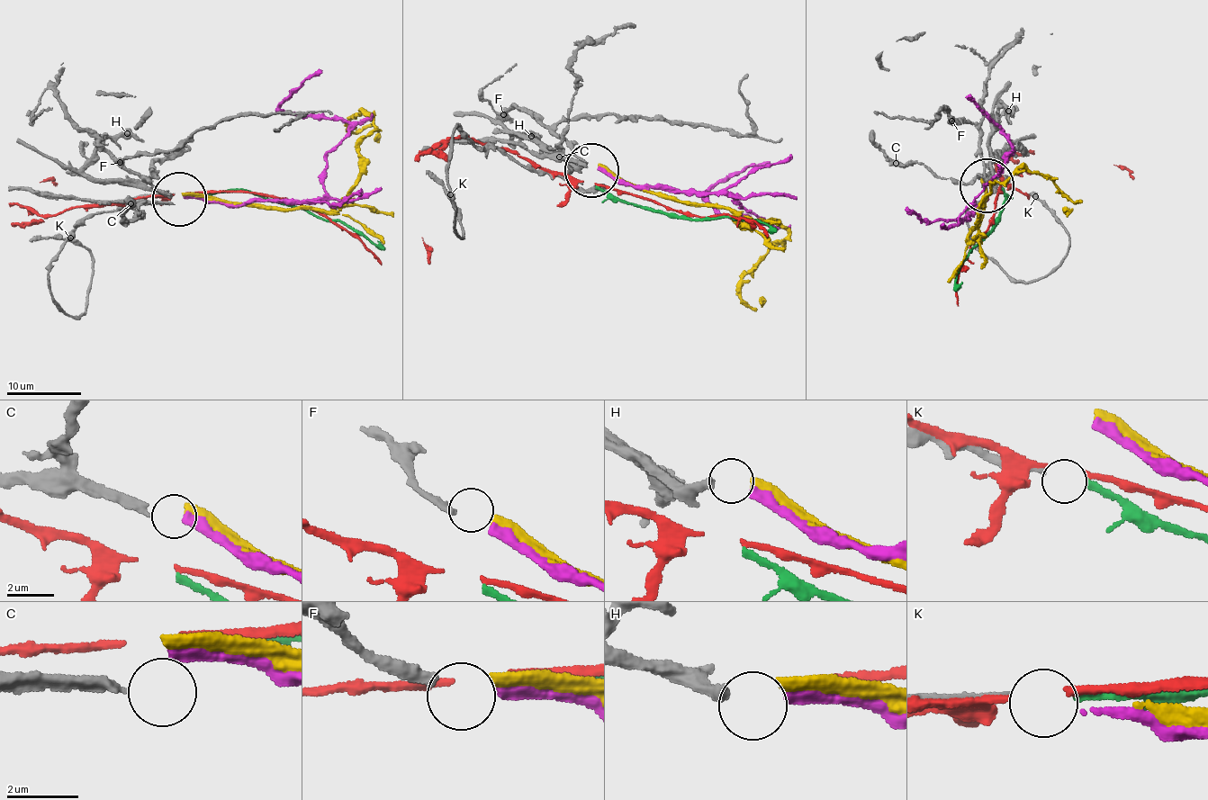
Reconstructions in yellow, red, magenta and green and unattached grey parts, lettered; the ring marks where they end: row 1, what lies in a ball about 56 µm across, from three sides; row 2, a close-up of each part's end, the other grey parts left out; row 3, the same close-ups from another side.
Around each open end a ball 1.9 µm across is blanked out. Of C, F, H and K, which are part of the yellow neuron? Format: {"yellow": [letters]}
{"yellow": ["H"]}

